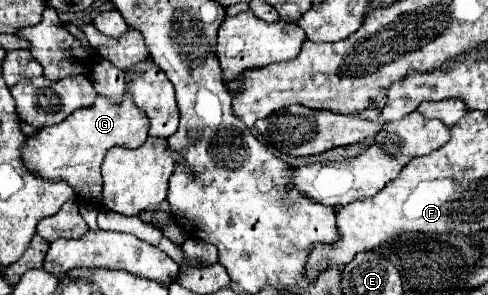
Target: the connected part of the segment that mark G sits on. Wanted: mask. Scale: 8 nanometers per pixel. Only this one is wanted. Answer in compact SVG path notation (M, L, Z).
M131 92L123 94L119 104L111 104L105 96L97 96L91 108L75 110L67 120L47 126L39 130L35 136L27 138L27 146L23 148L23 162L29 170L39 172L43 178L65 180L77 192L79 200L99 200L101 192L101 162L109 148L139 148L149 132L147 114L141 108L135 108L131 100Z

